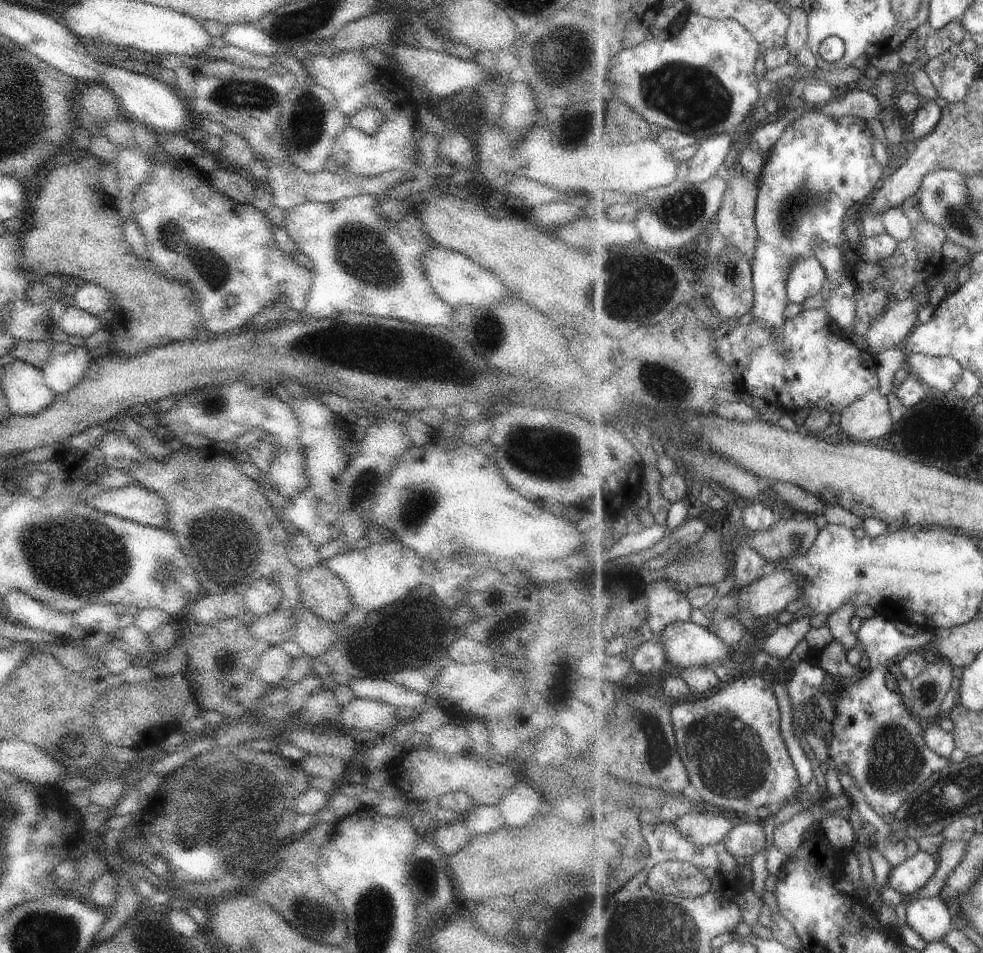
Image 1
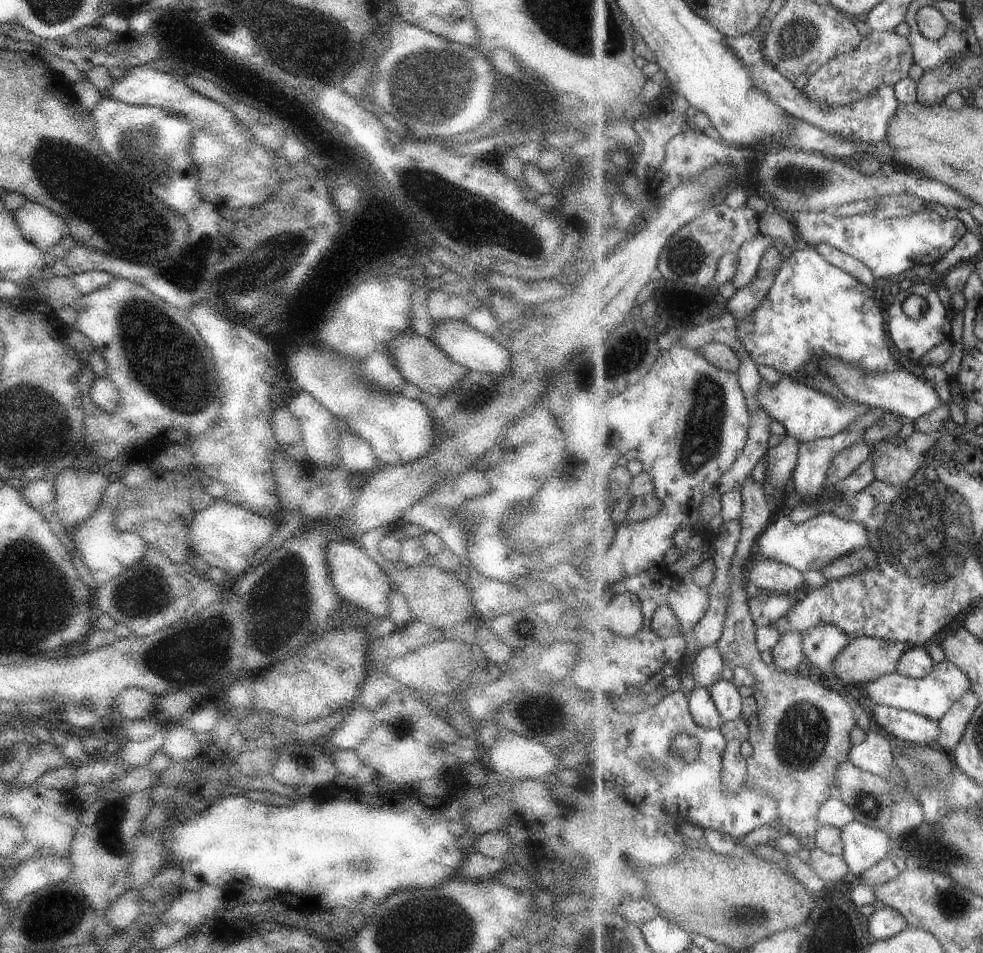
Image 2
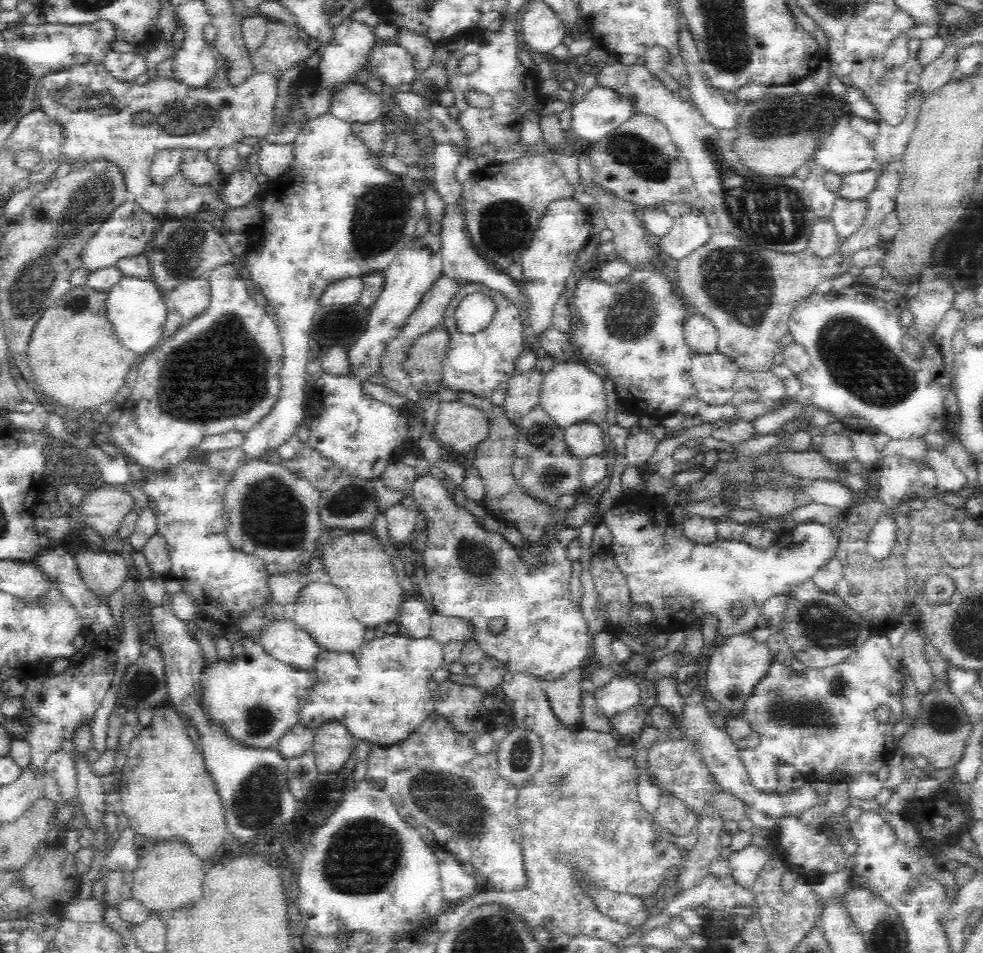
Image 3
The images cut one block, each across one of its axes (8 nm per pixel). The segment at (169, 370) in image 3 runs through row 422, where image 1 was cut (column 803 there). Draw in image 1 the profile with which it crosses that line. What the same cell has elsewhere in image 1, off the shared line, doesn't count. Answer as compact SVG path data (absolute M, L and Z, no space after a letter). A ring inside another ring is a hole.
M814 107L807 113L804 112L804 116L798 119L794 124L788 127L788 130L784 133L784 136L776 143L776 146L770 150L770 157L767 159L766 168L764 170L764 177L762 182L760 182L761 191L758 197L757 204L757 227L759 230L759 241L757 244L757 249L755 252L755 257L753 260L753 279L755 282L755 305L752 309L752 314L758 321L762 321L765 325L770 325L773 329L779 329L786 324L786 308L790 304L787 282L789 281L789 276L792 271L794 271L795 266L799 263L800 259L807 259L808 257L813 257L822 247L824 243L830 243L831 245L842 246L844 242L844 233L848 222L846 216L850 212L850 207L860 200L865 200L864 198L870 198L870 194L878 188L880 180L885 178L887 172L884 170L884 166L876 160L874 156L874 138L876 138L877 133L872 132L866 124L866 120L863 118L858 118L857 116L845 116L841 119L836 119L834 117L824 114Z

